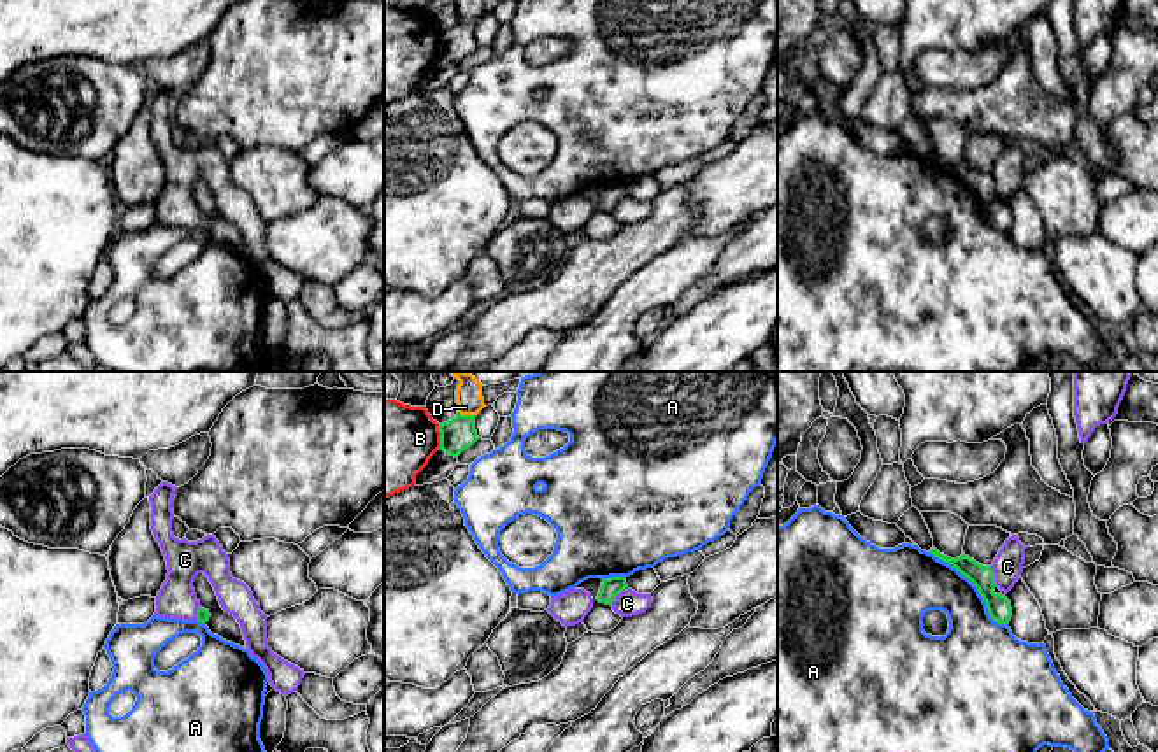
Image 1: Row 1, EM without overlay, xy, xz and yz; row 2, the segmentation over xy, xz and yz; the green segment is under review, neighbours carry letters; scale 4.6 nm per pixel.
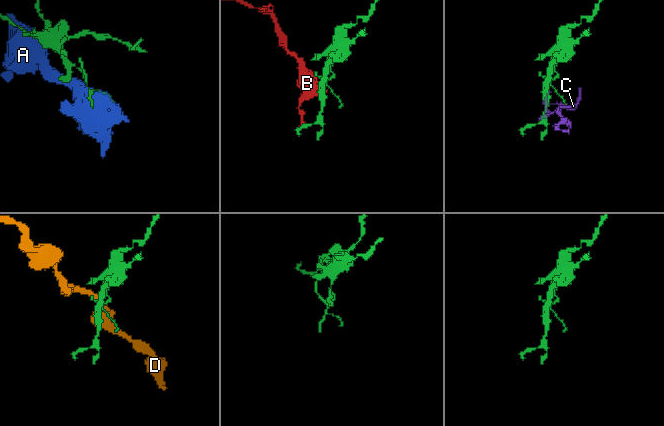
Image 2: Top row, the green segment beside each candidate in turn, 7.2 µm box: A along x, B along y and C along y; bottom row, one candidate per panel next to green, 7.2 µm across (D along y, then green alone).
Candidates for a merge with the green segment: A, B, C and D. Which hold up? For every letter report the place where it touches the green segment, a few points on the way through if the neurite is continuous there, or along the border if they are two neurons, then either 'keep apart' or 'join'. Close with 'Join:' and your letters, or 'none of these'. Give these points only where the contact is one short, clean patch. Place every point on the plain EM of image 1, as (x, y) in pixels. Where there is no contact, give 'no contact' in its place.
A: contact yz (976, 193); keep apart
B: contact xz (441, 44); border xz (437, 32), (441, 55); keep apart
C: contact yz (993, 184); way yz (999, 214), (990, 205), (993, 184), (1007, 174); join
D: contact xz (467, 23); border xz (458, 18), (476, 23); keep apart
Join: C

